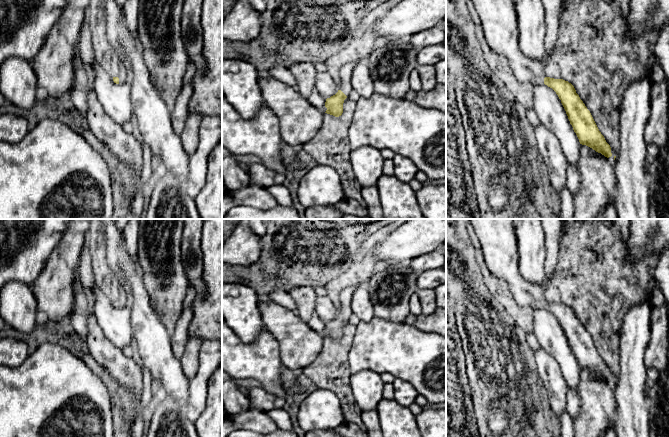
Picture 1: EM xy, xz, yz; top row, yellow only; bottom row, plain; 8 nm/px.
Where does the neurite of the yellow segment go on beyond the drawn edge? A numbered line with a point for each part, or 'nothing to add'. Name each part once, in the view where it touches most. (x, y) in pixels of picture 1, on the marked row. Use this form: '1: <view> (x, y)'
1: yz (500, 26)

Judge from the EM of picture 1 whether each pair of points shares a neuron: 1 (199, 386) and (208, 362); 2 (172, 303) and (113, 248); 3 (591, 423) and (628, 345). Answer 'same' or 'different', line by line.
1: same
2: different
3: different

